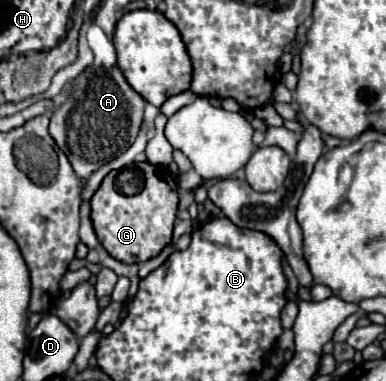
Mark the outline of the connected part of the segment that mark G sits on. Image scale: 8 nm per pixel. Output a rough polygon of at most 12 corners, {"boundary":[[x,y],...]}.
{"boundary":[[137,163],[91,197],[103,249],[157,257],[173,235],[175,175]]}

